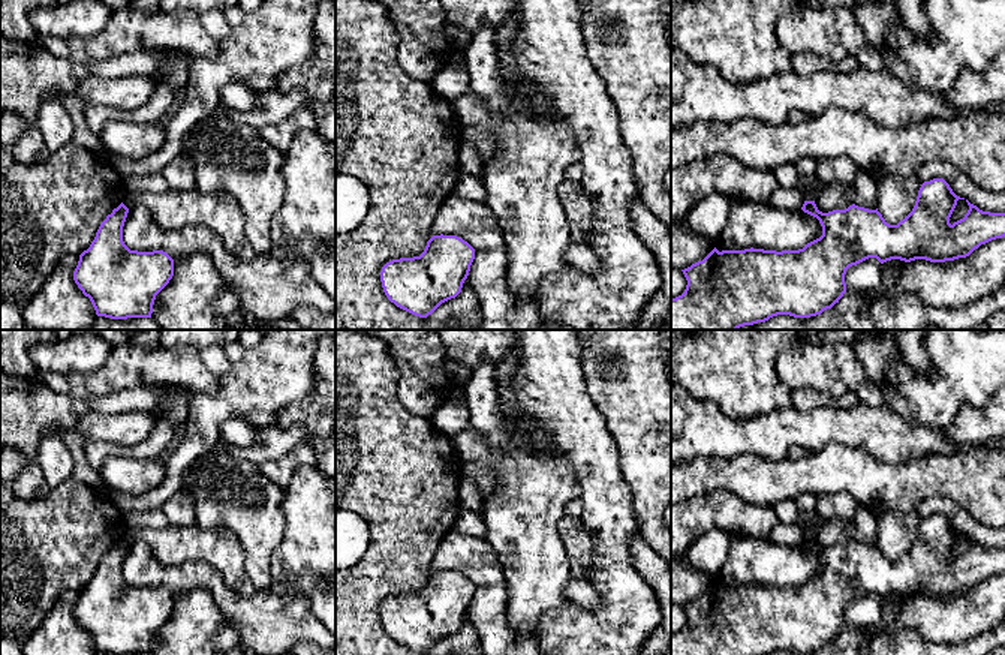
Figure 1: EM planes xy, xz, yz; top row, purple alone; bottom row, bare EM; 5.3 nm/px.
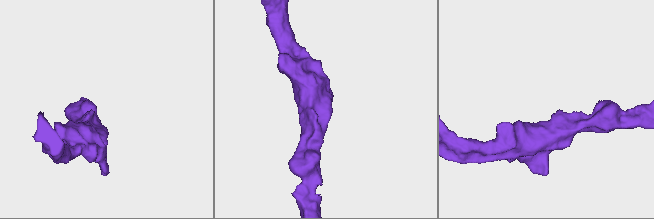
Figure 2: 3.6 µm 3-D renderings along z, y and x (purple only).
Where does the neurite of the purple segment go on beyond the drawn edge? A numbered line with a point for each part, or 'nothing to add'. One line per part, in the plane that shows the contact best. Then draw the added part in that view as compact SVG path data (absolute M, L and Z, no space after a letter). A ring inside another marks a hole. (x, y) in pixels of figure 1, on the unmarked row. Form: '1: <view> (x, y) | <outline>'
nothing to add

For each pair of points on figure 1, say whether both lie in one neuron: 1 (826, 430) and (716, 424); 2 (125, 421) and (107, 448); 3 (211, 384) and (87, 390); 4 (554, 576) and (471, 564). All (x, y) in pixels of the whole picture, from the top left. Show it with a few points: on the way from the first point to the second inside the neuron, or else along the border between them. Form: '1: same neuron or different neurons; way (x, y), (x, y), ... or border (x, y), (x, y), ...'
1: same neuron; way (799, 430), (743, 430)
2: different neurons; border (144, 438), (131, 445), (87, 441)
3: same neuron; way (180, 370), (123, 370), (119, 373)
4: different neurons; border (484, 540), (493, 549), (501, 564), (508, 603)

